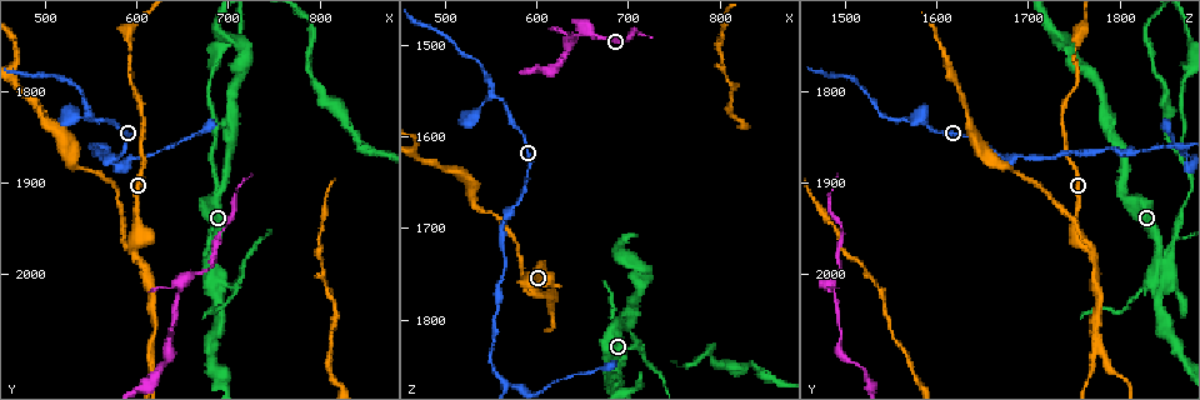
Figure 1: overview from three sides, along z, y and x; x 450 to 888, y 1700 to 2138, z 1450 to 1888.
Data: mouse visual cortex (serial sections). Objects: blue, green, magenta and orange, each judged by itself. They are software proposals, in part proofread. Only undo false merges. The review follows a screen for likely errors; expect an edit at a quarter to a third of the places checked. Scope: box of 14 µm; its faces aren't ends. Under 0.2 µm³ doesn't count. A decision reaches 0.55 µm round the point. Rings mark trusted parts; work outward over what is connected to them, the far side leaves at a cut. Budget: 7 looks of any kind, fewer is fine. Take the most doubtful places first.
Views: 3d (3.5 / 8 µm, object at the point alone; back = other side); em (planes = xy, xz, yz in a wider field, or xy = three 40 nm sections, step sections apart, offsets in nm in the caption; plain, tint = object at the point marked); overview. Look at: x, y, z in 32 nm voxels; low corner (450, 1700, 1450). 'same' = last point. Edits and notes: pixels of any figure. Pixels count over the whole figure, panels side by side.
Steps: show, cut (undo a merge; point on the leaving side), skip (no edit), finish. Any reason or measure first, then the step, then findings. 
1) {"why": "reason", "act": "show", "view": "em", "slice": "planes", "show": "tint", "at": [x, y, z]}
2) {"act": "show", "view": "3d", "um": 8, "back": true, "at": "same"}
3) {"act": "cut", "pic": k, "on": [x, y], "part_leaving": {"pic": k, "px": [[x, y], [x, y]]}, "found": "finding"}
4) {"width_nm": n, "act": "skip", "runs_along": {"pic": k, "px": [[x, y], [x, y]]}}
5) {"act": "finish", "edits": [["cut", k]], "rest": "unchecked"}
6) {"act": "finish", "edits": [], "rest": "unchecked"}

{"why": "three-way junction", "act": "show", "view": "3d", "um": 3.5, "at": [595, 1975, 1765]}

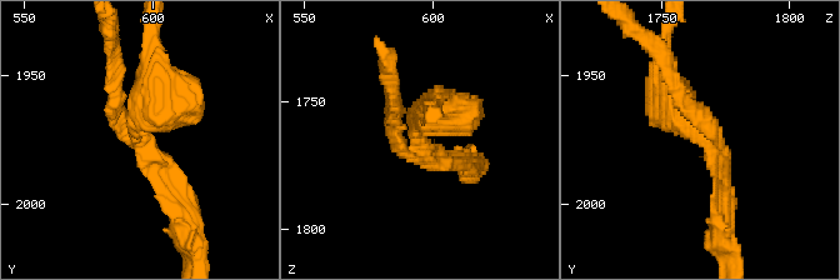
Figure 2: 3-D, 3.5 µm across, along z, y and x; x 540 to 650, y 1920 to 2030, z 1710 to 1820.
{"arms": 3, "arm_widths_nm": [150, 200, 500], "act": "show", "view": "em", "slice": "planes", "show": "tint", "at": [593, 1975, 1767]}

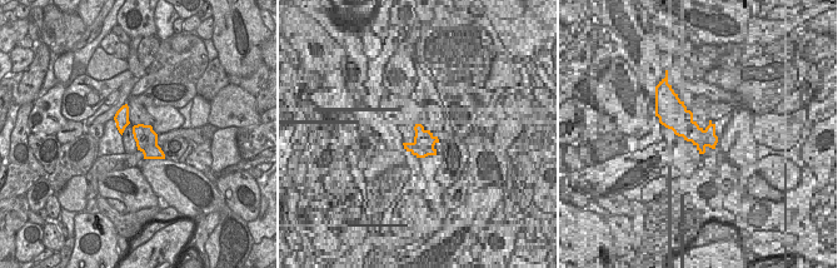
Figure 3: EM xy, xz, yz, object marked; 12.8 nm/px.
{"act": "cut", "pic": 2, "on": [113, 86], "part_leaving": {"pic": 2, "px": [[124, 129], [111, 86], [111, 36]]}, "found": "two cells meet here"}

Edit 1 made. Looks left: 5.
{"why": "sharp bend", "act": "show", "view": "3d", "um": 3.5, "at": [700, 2015, 1835]}

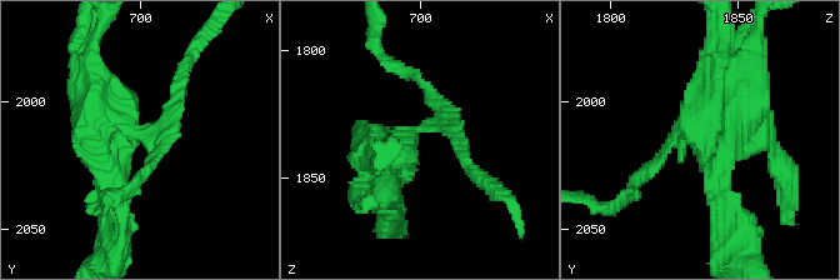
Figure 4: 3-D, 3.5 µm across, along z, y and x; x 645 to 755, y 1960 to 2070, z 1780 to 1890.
{"act": "show", "view": "em", "slice": "xy", "step": 3, "show": "tint", "at": [700, 2011, 1831]}

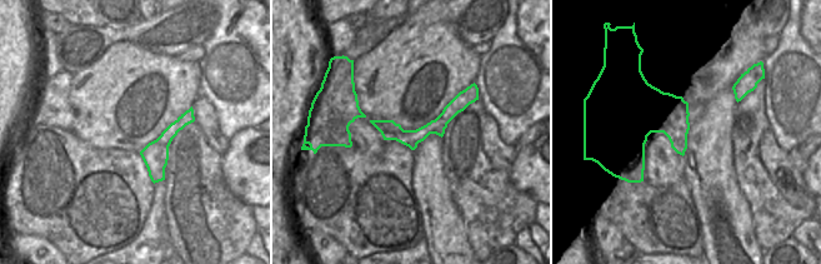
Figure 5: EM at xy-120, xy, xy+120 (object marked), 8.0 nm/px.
{"why": "cut it another way", "act": "show", "view": "em", "slice": "planes", "show": "tint", "at": "same"}

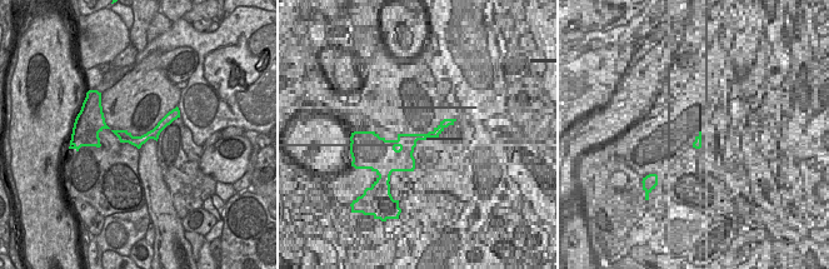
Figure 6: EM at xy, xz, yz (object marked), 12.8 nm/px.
{"width_nm": 160, "act": "skip", "runs_along": {"pic": 4, "px": [[718, 80], [708, 119], [640, 180]]}, "found": "one cell here"}

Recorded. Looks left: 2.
{"why": "thick turns thin", "act": "show", "view": "3d", "um": 3.5, "at": [645, 2020, 1490]}

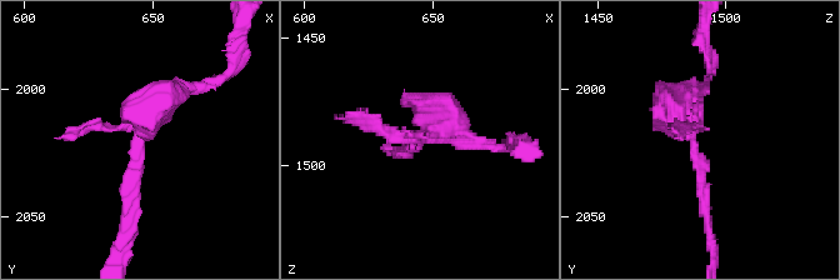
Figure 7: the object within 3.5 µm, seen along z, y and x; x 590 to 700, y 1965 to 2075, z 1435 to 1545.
{"why": "shape alone is not enough", "act": "show", "view": "em", "slice": "planes", "show": "tint", "at": [643, 2022, 1488]}

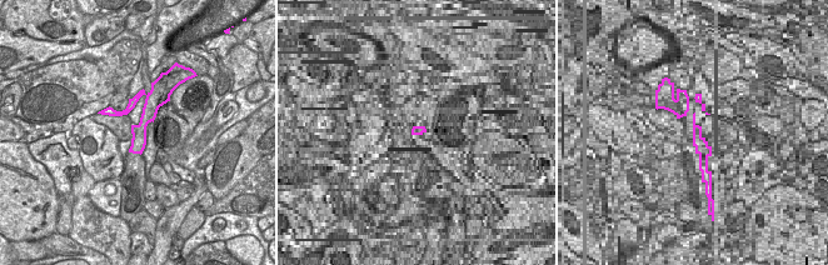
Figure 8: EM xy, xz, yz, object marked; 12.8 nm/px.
{"act": "skip", "runs_along": {"pic": 8, "px": [[160, 99], [150, 109], [133, 149]]}, "found": "all the same cell"}

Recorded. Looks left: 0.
{"act": "finish", "edits": [["cut", 2]], "rest": "unchecked"}

